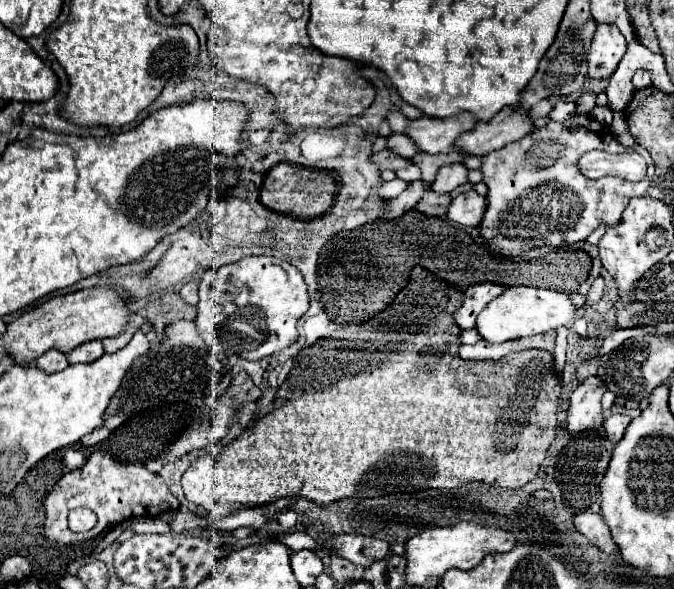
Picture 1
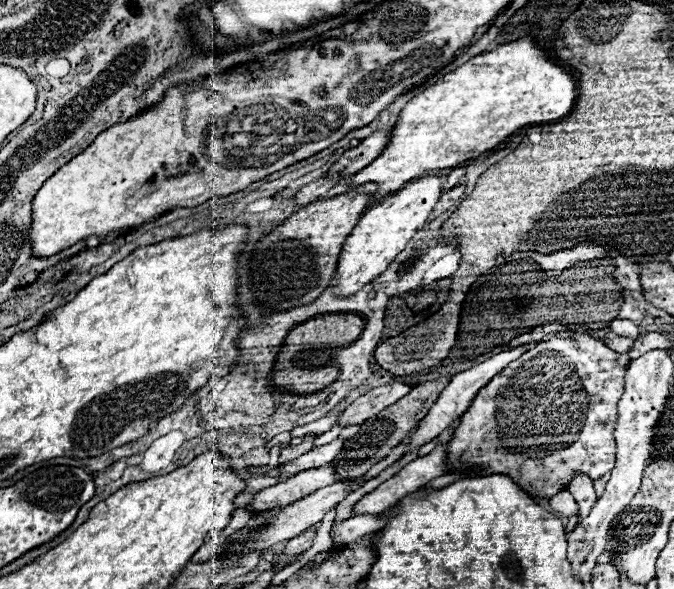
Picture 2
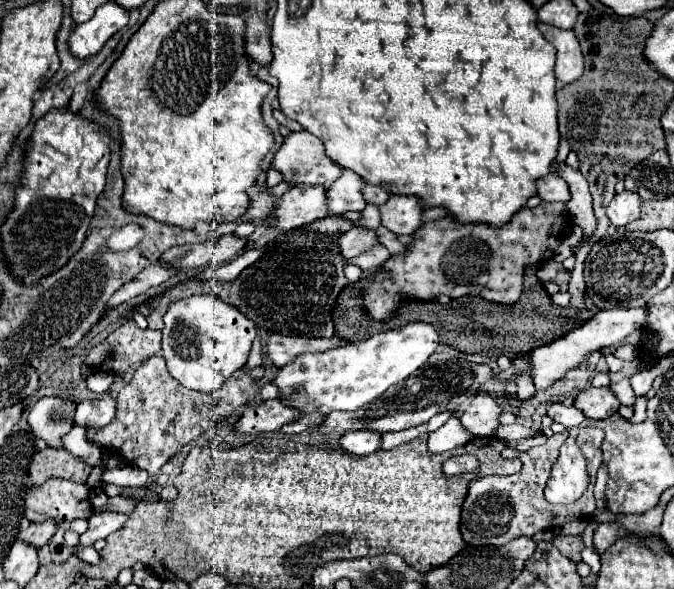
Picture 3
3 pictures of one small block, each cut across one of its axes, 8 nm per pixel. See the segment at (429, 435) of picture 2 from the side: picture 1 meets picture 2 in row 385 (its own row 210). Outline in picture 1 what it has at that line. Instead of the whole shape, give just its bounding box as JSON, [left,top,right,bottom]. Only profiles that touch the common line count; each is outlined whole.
[448,190,486,226]

